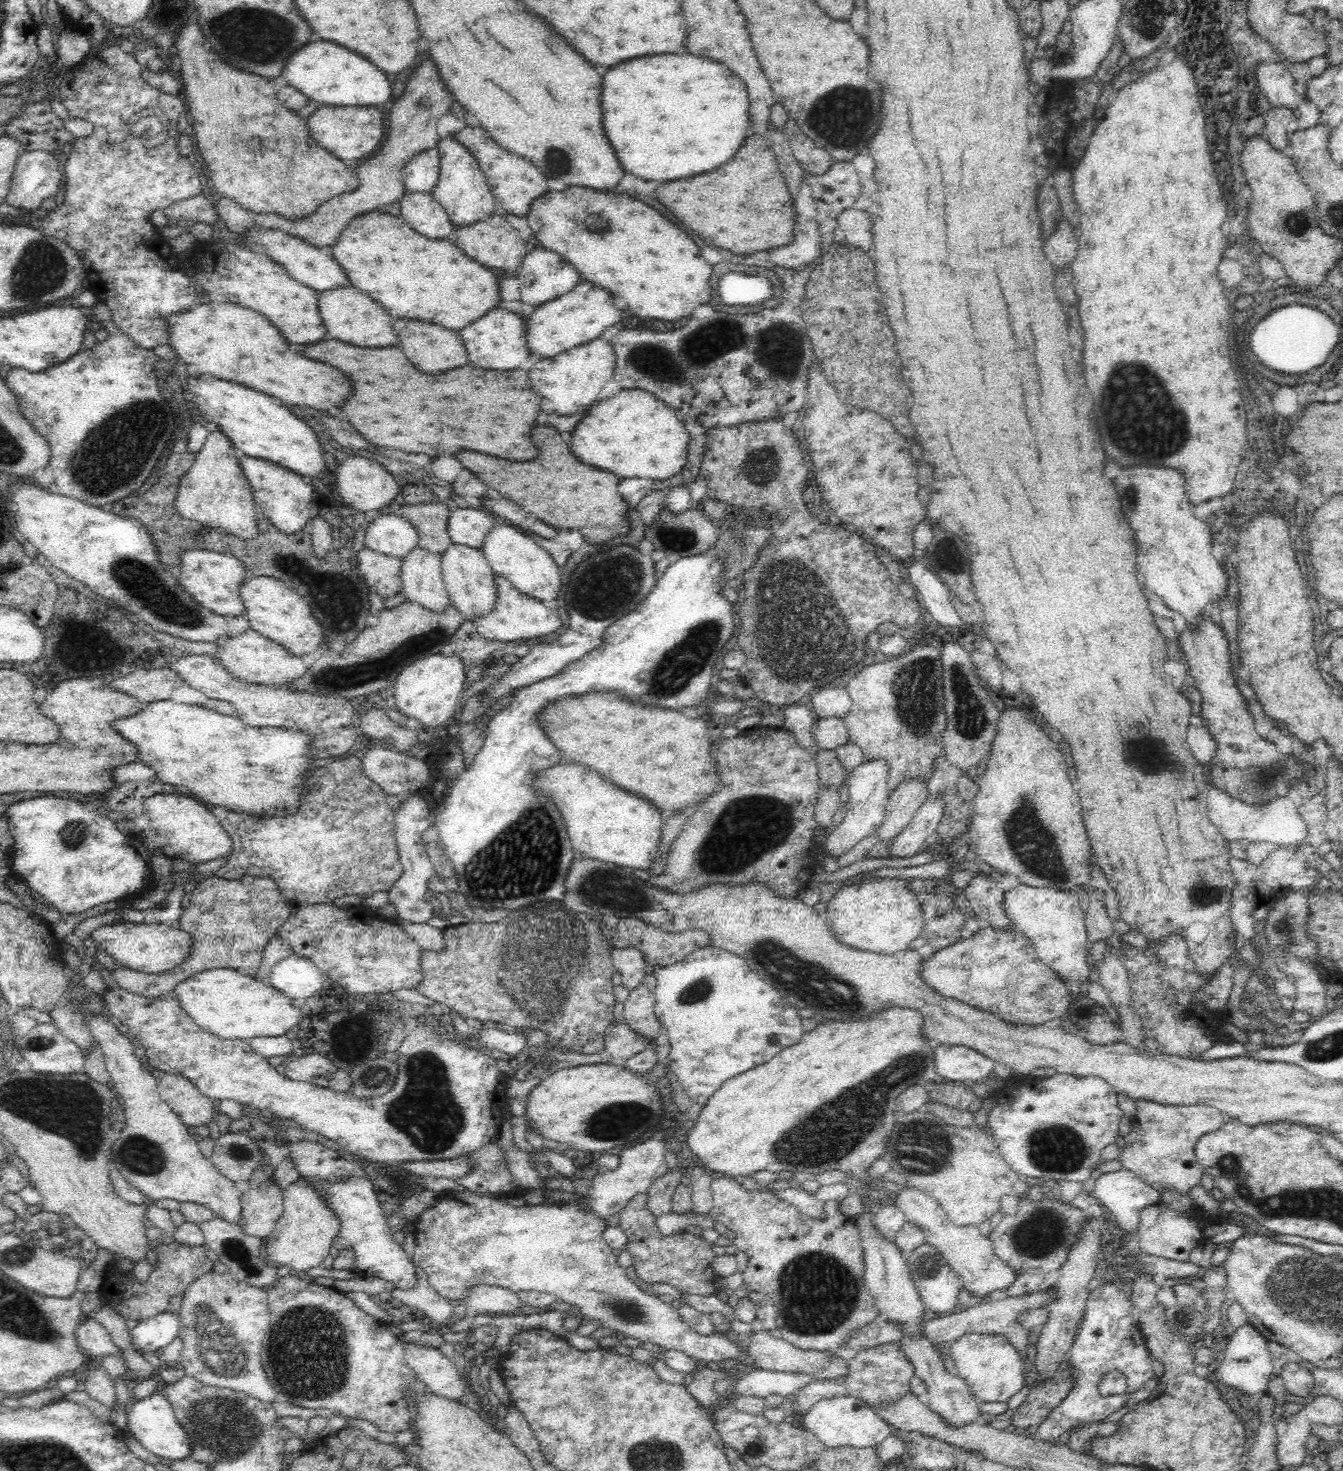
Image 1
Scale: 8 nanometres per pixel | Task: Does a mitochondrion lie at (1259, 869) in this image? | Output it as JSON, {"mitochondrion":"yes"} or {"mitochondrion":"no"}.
{"mitochondrion":"no"}

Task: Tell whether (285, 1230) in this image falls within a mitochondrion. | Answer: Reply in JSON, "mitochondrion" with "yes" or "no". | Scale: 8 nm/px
{"mitochondrion":"no"}

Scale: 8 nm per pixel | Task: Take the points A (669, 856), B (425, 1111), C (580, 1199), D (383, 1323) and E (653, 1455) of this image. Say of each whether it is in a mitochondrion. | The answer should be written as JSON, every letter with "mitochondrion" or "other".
{"A":"other","B":"mitochondrion","C":"other","D":"other","E":"mitochondrion"}

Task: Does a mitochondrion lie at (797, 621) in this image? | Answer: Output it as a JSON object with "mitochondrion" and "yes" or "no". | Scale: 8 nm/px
{"mitochondrion":"yes"}

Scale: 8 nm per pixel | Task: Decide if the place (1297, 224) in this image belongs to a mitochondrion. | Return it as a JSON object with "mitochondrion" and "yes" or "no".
{"mitochondrion":"yes"}

